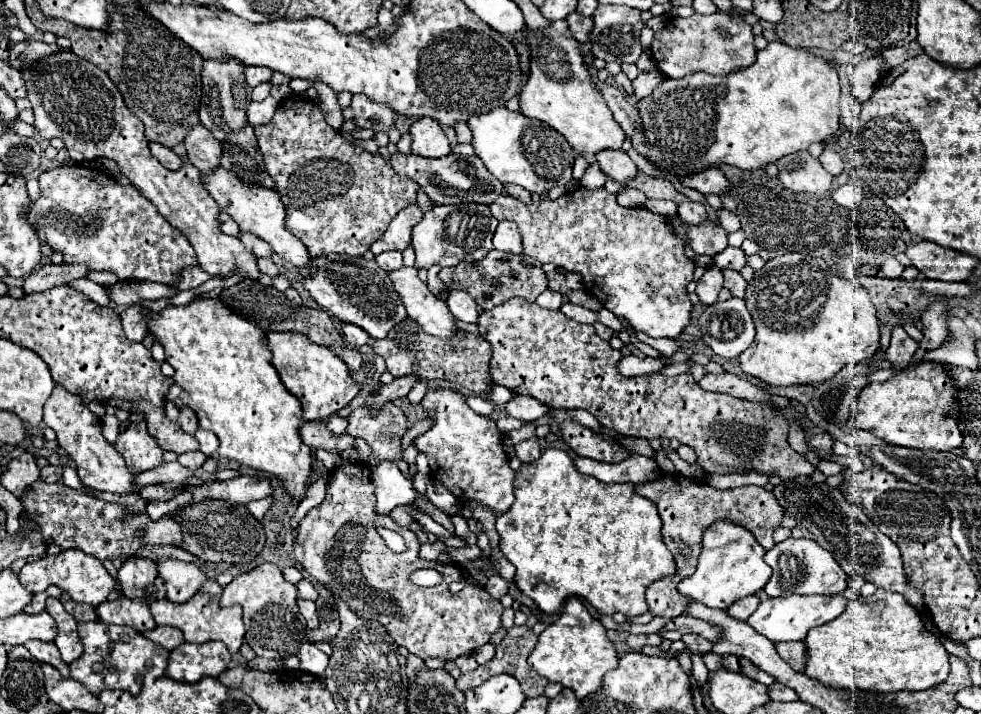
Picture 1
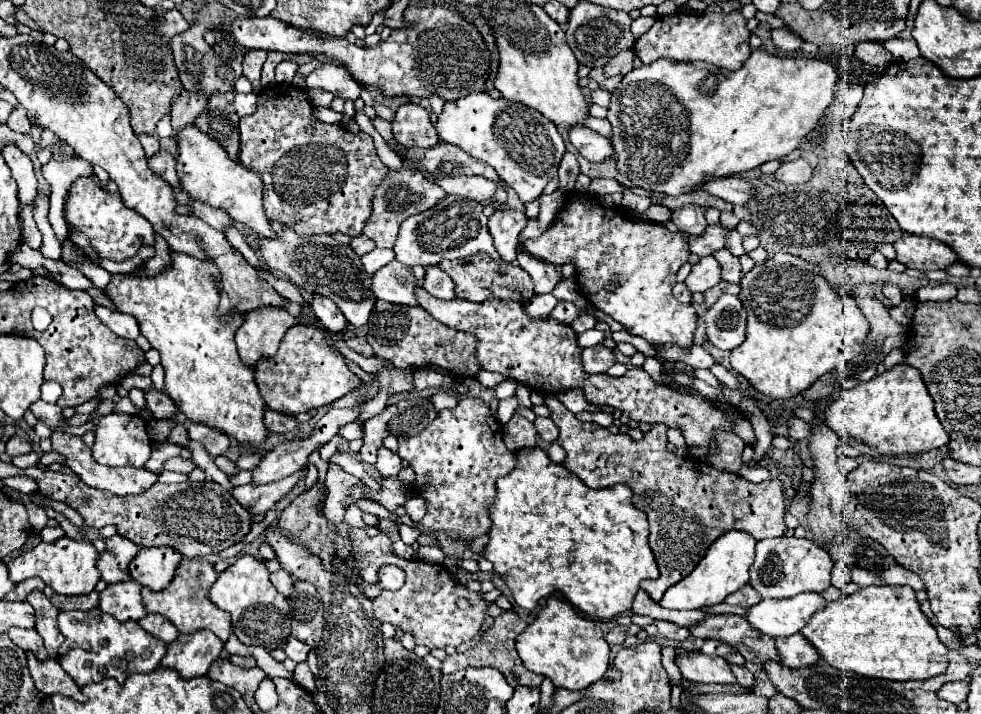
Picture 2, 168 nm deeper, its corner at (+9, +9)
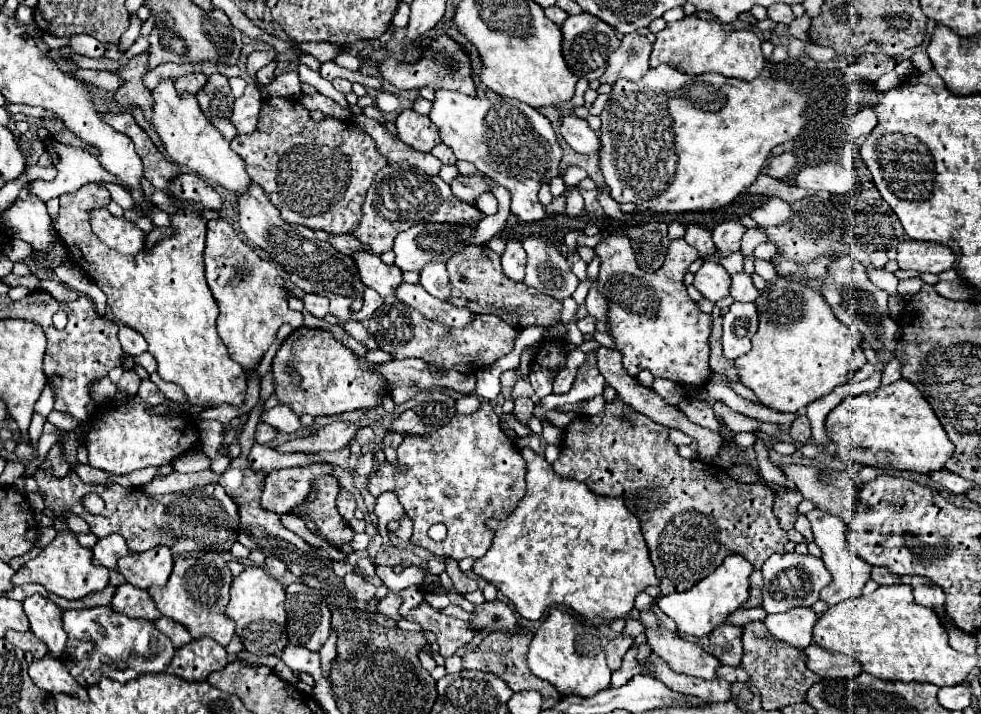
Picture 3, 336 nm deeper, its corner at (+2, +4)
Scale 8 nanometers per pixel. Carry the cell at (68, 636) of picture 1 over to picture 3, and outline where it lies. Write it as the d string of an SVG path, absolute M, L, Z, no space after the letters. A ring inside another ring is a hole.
M40 594L26 598L22 604L34 636L38 636L48 646L54 658L60 658L68 640L68 634L62 628L60 608L50 598L44 598Z

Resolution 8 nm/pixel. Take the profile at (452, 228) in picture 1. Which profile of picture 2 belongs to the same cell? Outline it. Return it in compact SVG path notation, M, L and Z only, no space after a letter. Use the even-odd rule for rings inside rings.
M447 195L433 209L405 219L399 227L399 235L393 245L393 251L395 251L395 259L409 267L415 265L431 267L431 265L439 265L439 261L443 259L463 259L477 251L487 253L493 259L495 255L499 255L493 247L493 239L487 229L487 217L483 213L483 205L457 195Z

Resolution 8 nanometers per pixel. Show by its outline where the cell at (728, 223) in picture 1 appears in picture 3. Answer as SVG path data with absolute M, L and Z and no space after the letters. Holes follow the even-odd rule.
M765 242L760 245L758 245L754 252L753 256L754 258L762 258L763 260L770 260L774 254L776 253L777 249L776 246L773 245L772 243Z

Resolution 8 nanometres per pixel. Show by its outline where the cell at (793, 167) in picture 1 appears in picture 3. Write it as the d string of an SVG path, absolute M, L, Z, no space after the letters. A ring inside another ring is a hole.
M832 162L802 168L796 174L796 186L812 192L828 190L832 194L846 194L854 186L854 182L856 182L856 170Z

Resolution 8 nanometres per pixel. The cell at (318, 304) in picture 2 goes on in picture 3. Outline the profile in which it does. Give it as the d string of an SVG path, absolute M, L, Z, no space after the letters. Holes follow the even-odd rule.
M306 294L304 296L304 308L314 314L316 318L324 320L324 316L328 314L328 298L324 296L316 296L316 294Z

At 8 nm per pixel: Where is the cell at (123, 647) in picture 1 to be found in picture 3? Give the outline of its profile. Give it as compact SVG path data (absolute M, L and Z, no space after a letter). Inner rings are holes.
M96 606L88 610L66 610L62 612L62 622L68 642L60 660L84 688L98 684L102 678L128 682L142 674L164 672L172 662L172 640L156 630L150 620L130 620L128 616L110 610L110 606Z

